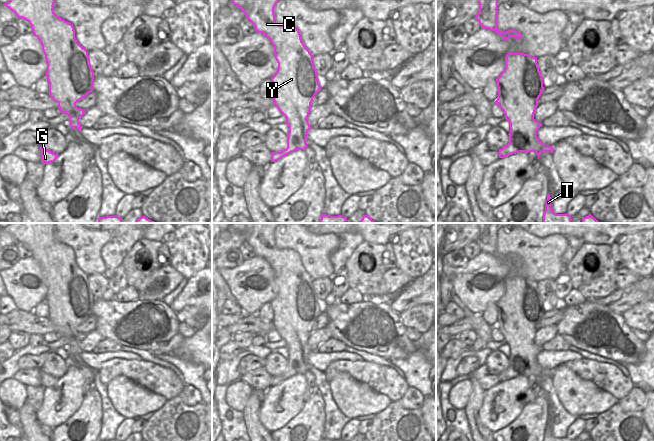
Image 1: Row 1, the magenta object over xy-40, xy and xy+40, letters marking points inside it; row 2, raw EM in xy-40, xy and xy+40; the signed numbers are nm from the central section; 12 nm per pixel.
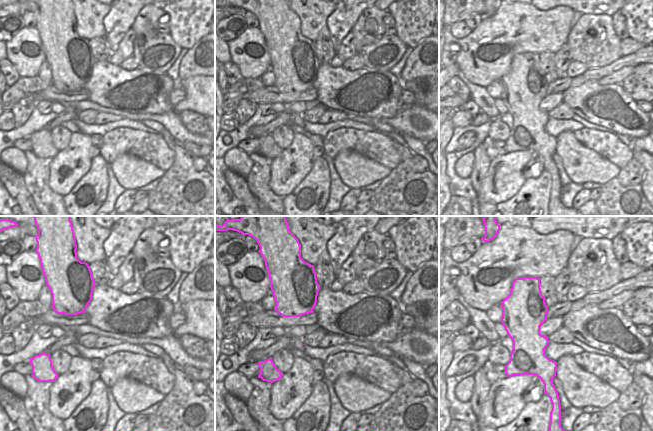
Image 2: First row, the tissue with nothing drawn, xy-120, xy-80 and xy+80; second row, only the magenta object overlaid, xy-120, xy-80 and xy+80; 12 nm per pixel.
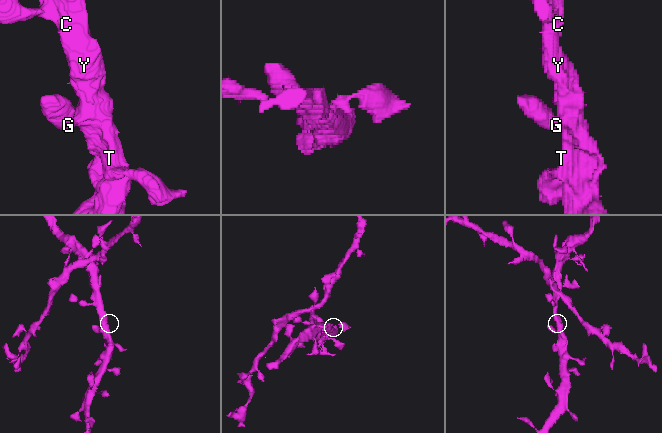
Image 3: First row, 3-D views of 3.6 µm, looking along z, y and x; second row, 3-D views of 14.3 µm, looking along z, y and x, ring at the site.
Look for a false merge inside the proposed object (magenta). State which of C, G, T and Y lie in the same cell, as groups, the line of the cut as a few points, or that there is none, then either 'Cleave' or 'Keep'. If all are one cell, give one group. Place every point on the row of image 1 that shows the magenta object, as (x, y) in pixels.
Groups: C G T Y. No split. Keep.

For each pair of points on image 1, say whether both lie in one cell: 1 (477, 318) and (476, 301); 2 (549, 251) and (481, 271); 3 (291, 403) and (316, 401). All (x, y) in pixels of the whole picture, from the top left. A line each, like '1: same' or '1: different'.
1: different
2: same
3: different

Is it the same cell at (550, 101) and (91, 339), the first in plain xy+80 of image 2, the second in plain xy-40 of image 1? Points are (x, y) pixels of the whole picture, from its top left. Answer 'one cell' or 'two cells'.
one cell

